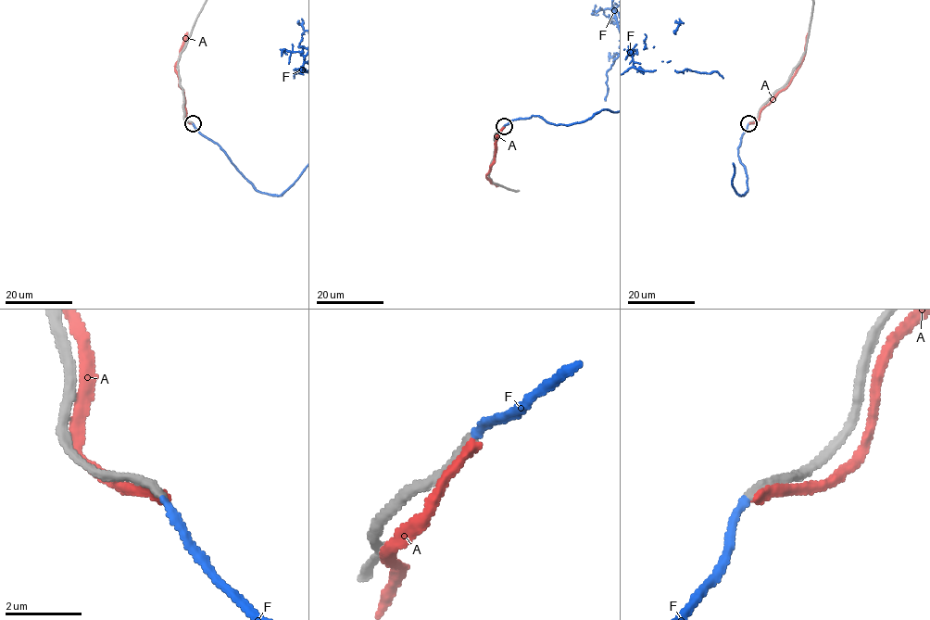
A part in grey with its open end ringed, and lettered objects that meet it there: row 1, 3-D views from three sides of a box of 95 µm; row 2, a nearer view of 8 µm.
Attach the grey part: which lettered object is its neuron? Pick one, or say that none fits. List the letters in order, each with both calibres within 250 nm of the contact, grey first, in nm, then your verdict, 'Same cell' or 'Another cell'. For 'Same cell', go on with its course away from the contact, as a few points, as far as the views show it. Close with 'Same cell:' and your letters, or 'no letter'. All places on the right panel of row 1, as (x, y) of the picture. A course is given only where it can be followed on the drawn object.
A: Thickness 300 nm (grey) against 340 nm. Another cell
F: Thickness 240 nm (grey) against 190 nm. Same cell
Same cell: F

